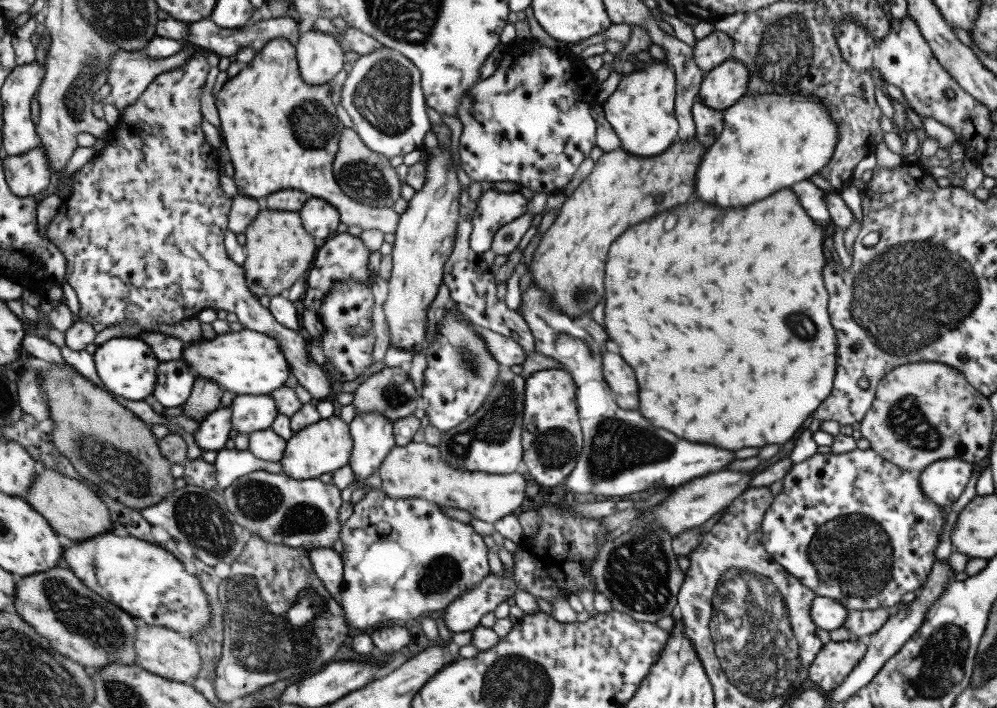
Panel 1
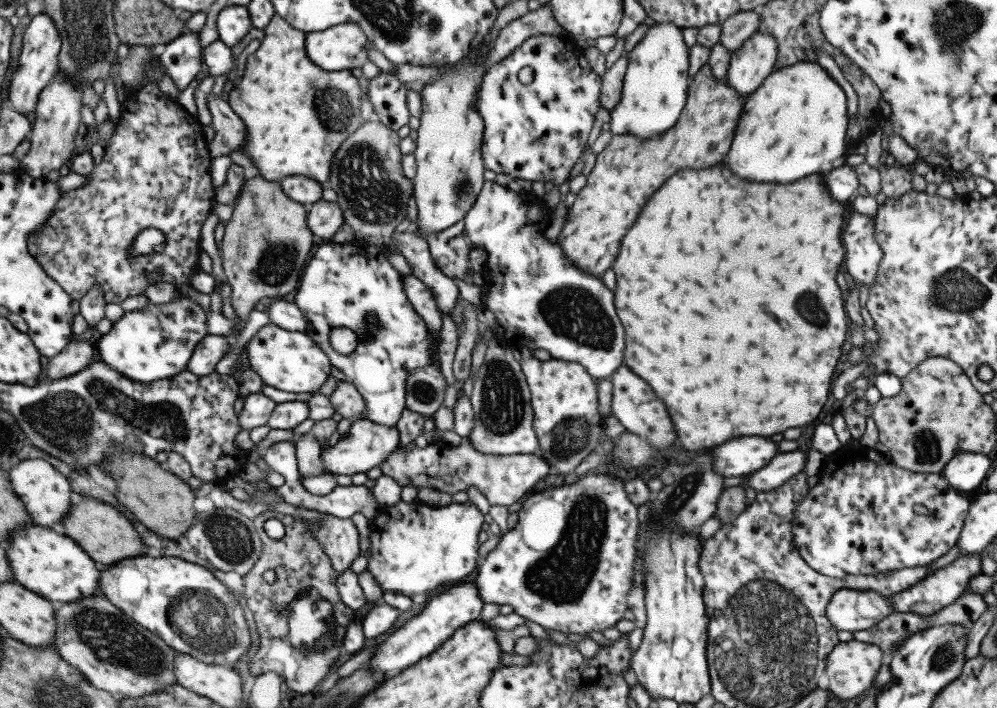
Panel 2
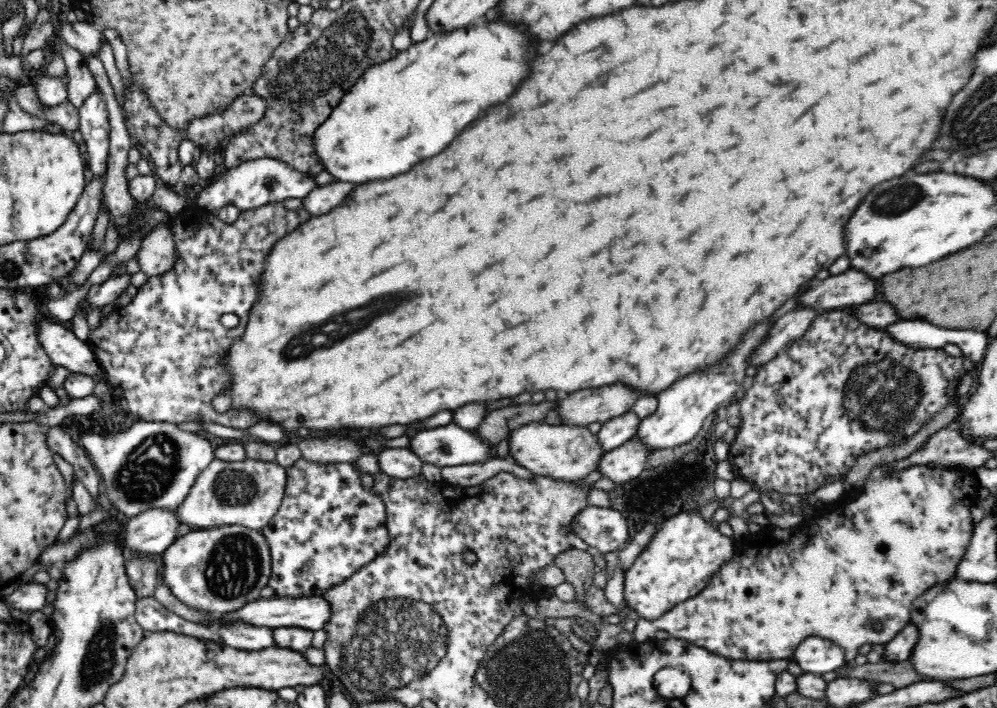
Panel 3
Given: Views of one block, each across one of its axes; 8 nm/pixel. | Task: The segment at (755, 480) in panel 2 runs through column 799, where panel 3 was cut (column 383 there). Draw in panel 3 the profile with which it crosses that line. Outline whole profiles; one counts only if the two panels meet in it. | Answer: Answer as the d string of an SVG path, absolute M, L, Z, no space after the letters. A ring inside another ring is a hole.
M384 448L376 456L381 473L396 479L421 475L422 461L409 448Z

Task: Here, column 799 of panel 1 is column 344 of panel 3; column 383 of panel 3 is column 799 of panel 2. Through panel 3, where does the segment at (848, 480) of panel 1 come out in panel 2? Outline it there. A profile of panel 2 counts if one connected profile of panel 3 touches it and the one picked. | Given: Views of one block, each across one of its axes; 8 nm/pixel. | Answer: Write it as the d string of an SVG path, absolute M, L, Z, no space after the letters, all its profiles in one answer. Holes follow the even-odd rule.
M860 444L857 446L844 445L837 451L834 451L834 454L826 455L818 477L821 481L818 481L813 488L808 489L808 493L800 499L800 503L796 507L794 523L792 523L794 546L796 546L796 550L798 550L798 553L800 553L800 556L808 563L810 568L813 568L816 572L824 576L840 578L841 581L846 575L850 574L854 574L854 576L862 576L862 574L870 576L870 574L880 574L888 572L888 570L900 570L902 568L931 564L934 560L938 560L940 556L944 556L944 554L950 552L950 548L957 544L960 531L962 531L964 521L966 521L966 515L968 515L968 509L970 509L971 501L968 500L967 495L954 490L941 475L916 473L906 470L888 461L875 448L863 447Z

